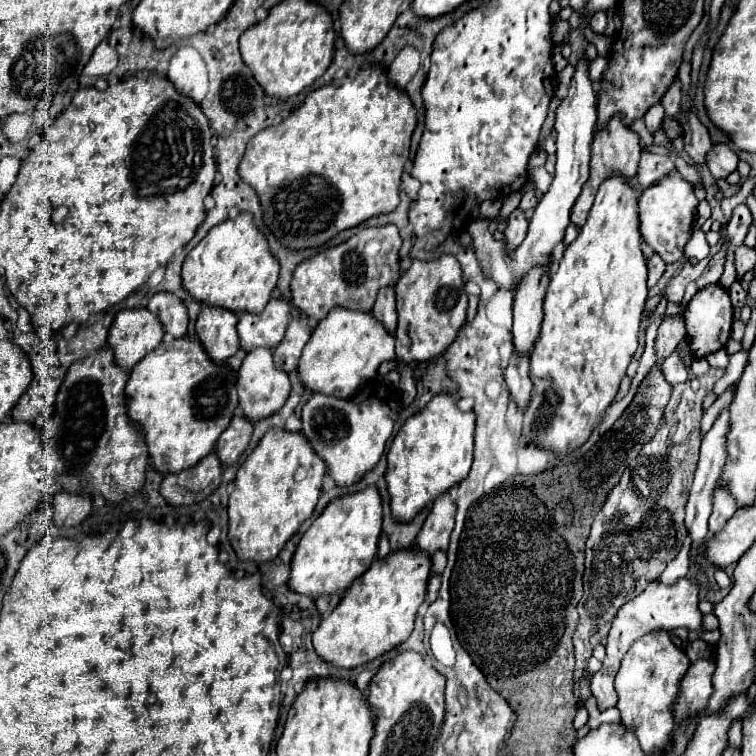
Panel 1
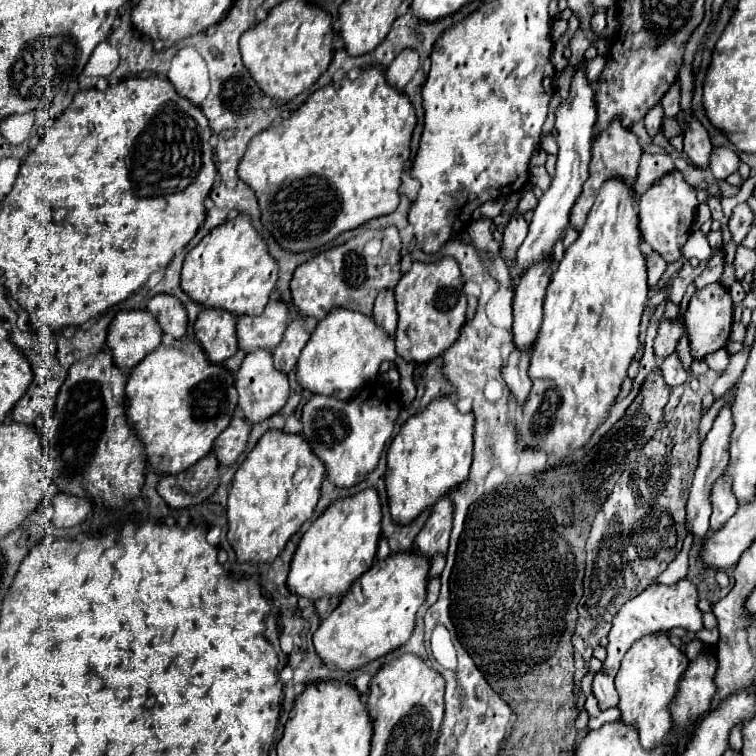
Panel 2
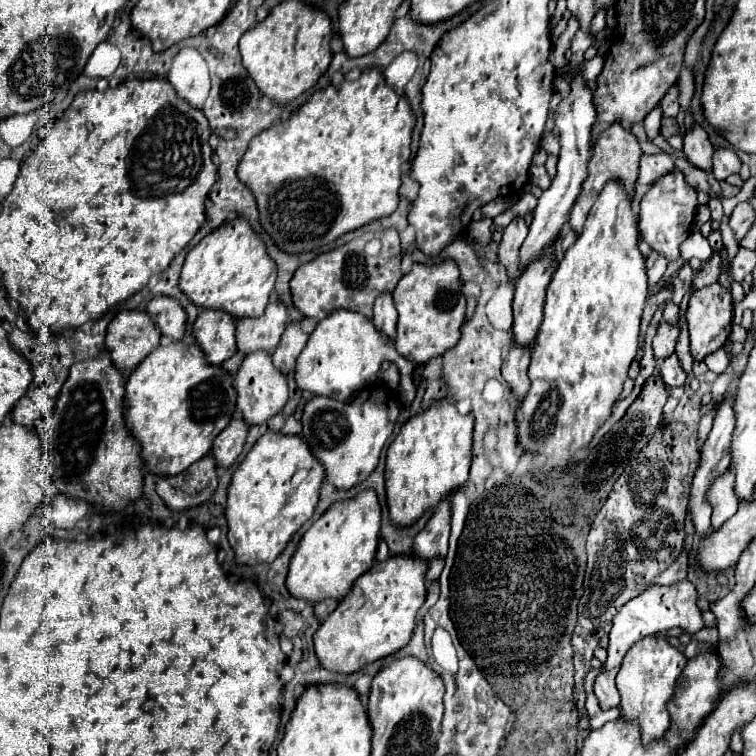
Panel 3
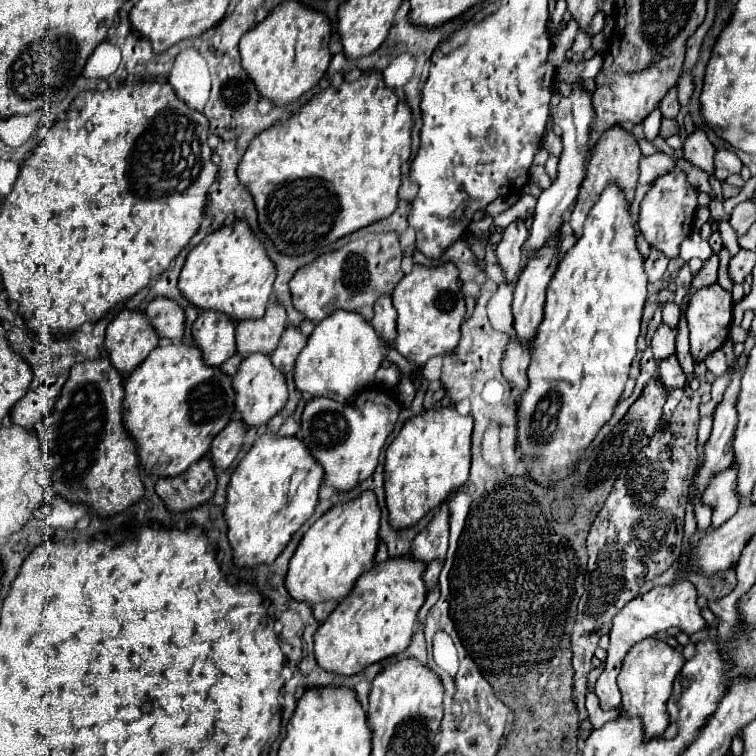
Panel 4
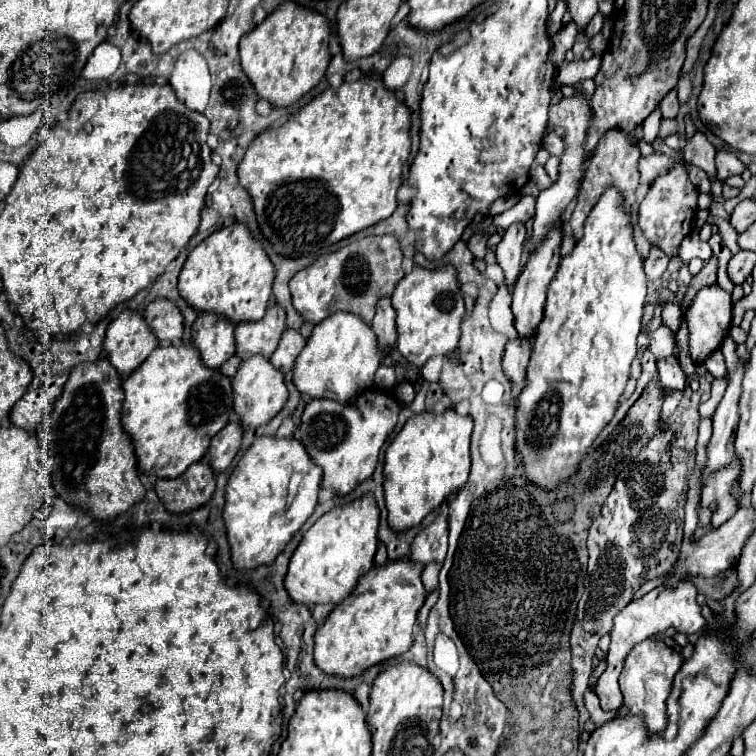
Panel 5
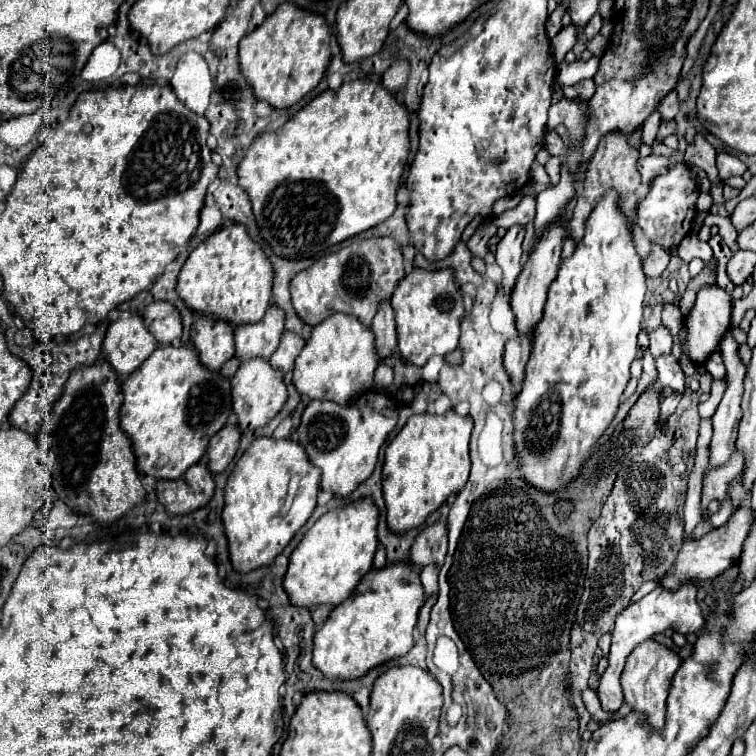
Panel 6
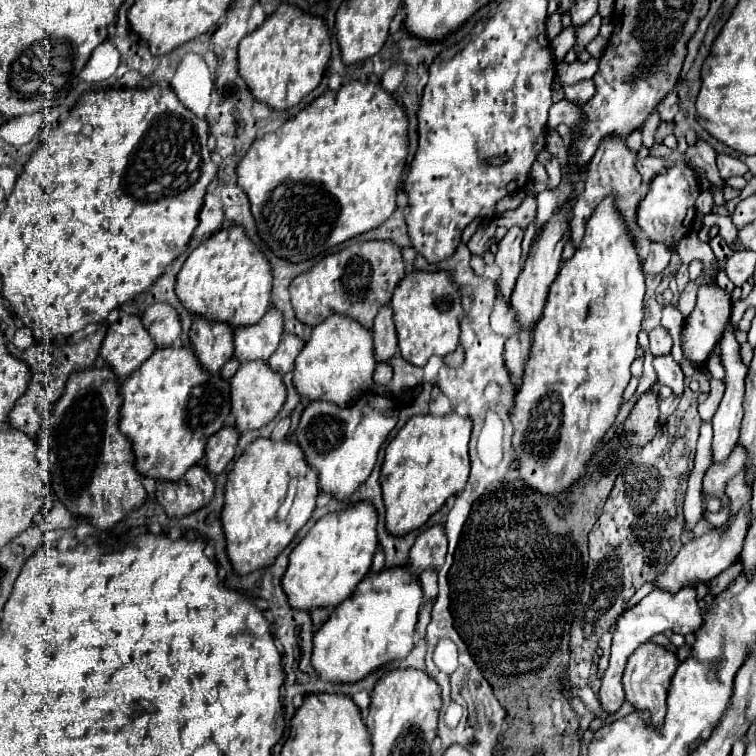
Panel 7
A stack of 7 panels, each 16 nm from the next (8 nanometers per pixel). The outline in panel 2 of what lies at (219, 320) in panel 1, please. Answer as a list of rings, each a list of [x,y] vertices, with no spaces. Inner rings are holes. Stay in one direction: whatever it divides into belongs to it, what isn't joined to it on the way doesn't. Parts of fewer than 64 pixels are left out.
[[[220,308],[200,310],[200,316],[194,324],[194,332],[200,346],[214,364],[224,362],[238,352],[236,322],[238,318],[232,312],[224,312]]]

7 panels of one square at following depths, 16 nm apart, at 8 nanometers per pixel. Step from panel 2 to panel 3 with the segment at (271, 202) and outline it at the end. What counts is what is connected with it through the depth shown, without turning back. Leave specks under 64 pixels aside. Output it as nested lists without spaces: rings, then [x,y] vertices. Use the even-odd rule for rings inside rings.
[[[368,68],[360,74],[358,80],[350,82],[350,80],[344,80],[340,82],[340,86],[326,86],[318,92],[314,92],[308,102],[304,106],[300,106],[298,112],[294,112],[288,120],[276,124],[276,126],[270,126],[266,128],[264,132],[260,132],[258,136],[254,136],[248,144],[248,150],[244,154],[244,158],[240,160],[240,166],[238,166],[238,178],[254,192],[256,196],[256,202],[258,202],[258,208],[260,208],[260,222],[264,226],[264,230],[274,238],[274,242],[284,250],[284,252],[294,252],[294,254],[300,254],[300,252],[308,252],[308,250],[318,250],[330,242],[334,242],[340,234],[344,232],[350,232],[350,230],[356,230],[364,224],[368,224],[370,220],[376,220],[376,218],[382,218],[382,216],[388,216],[396,210],[398,202],[400,202],[400,196],[398,196],[398,188],[400,188],[400,176],[402,176],[402,164],[410,158],[410,134],[412,134],[412,128],[416,124],[416,118],[414,118],[414,112],[412,112],[412,106],[408,102],[406,96],[400,96],[396,94],[396,90],[392,86],[386,84],[384,80],[384,74],[380,68]]]

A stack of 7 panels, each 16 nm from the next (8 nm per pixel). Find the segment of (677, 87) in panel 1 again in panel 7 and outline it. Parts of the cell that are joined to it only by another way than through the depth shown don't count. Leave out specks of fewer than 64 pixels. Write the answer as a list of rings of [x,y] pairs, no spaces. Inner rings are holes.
[[[672,90],[672,92],[658,104],[656,110],[658,110],[662,122],[674,120],[674,116],[676,116],[676,112],[678,112],[678,96],[676,96],[676,90]]]

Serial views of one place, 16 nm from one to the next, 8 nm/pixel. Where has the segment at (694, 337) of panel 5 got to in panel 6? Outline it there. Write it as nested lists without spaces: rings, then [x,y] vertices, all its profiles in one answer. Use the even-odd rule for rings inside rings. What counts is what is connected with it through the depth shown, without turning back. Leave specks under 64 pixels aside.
[[[704,286],[696,294],[696,302],[686,316],[688,356],[700,366],[720,346],[730,328],[732,296],[720,286]]]

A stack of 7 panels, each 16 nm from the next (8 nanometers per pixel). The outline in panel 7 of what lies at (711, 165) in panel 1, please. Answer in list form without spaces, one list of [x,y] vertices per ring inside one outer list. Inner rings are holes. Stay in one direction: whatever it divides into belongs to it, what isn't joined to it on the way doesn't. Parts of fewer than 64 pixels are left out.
[[[718,154],[716,162],[718,162],[718,170],[720,170],[722,180],[728,180],[730,176],[742,176],[748,172],[748,166],[744,162],[740,162],[738,158],[728,156],[728,154]]]

